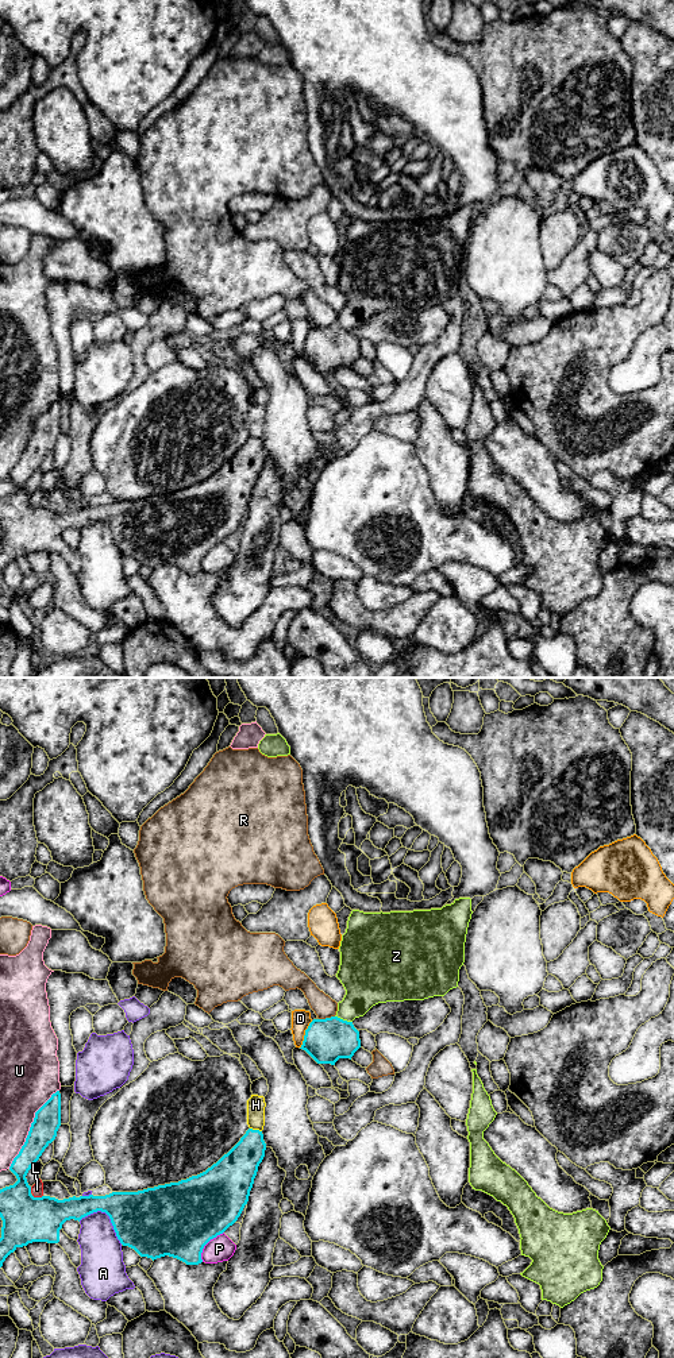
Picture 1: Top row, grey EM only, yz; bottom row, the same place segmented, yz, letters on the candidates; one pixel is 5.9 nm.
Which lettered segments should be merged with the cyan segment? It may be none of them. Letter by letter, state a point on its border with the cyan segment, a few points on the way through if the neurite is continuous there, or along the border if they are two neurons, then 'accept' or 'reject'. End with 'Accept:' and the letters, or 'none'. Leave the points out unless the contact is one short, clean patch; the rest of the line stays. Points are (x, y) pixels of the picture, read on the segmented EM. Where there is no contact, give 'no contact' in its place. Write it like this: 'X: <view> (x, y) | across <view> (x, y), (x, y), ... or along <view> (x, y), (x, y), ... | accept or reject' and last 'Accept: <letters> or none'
A: yz (107, 1214) | reject
D: yz (305, 1034) | reject
H: yz (255, 1130) | reject
L: yz (37, 1198) | reject
P: yz (205, 1243) | reject
R: yz (326, 1018) | reject
U: yz (30, 1129) | reject
Z: yz (342, 1019) | across yz (326, 1041), (341, 1026), (342, 1019), (358, 1000), (366, 986) | accept
Accept: Z

